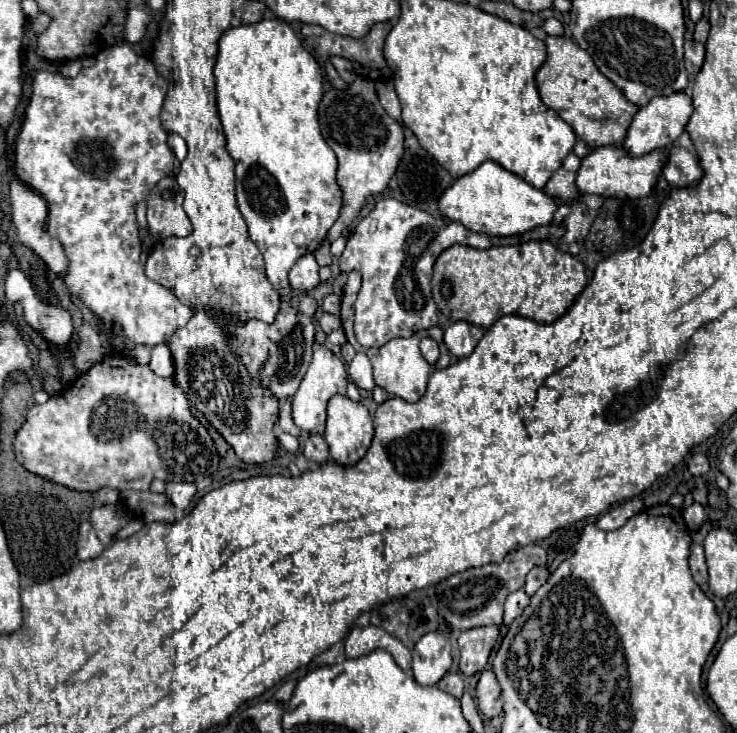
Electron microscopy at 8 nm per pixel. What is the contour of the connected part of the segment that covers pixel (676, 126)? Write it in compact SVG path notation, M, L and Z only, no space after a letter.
M673 92L669 96L655 96L649 100L647 106L643 106L635 114L635 118L629 126L627 138L623 142L623 148L627 148L627 152L633 156L643 156L653 150L663 150L663 148L667 150L681 136L691 114L693 114L693 104L691 104L691 96L687 96L687 92Z

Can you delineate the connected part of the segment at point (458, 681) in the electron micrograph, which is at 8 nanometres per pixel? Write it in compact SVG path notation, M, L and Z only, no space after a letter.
M445 674L437 686L455 698L463 696L463 678L459 674Z

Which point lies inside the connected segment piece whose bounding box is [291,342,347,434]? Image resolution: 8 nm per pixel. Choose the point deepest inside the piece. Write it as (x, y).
(326, 376)

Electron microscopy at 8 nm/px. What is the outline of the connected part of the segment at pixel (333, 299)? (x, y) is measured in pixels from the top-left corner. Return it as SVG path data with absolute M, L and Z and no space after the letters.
M329 294L329 296L325 296L325 300L323 300L321 306L323 306L323 310L329 312L329 314L339 314L341 298L337 294Z

